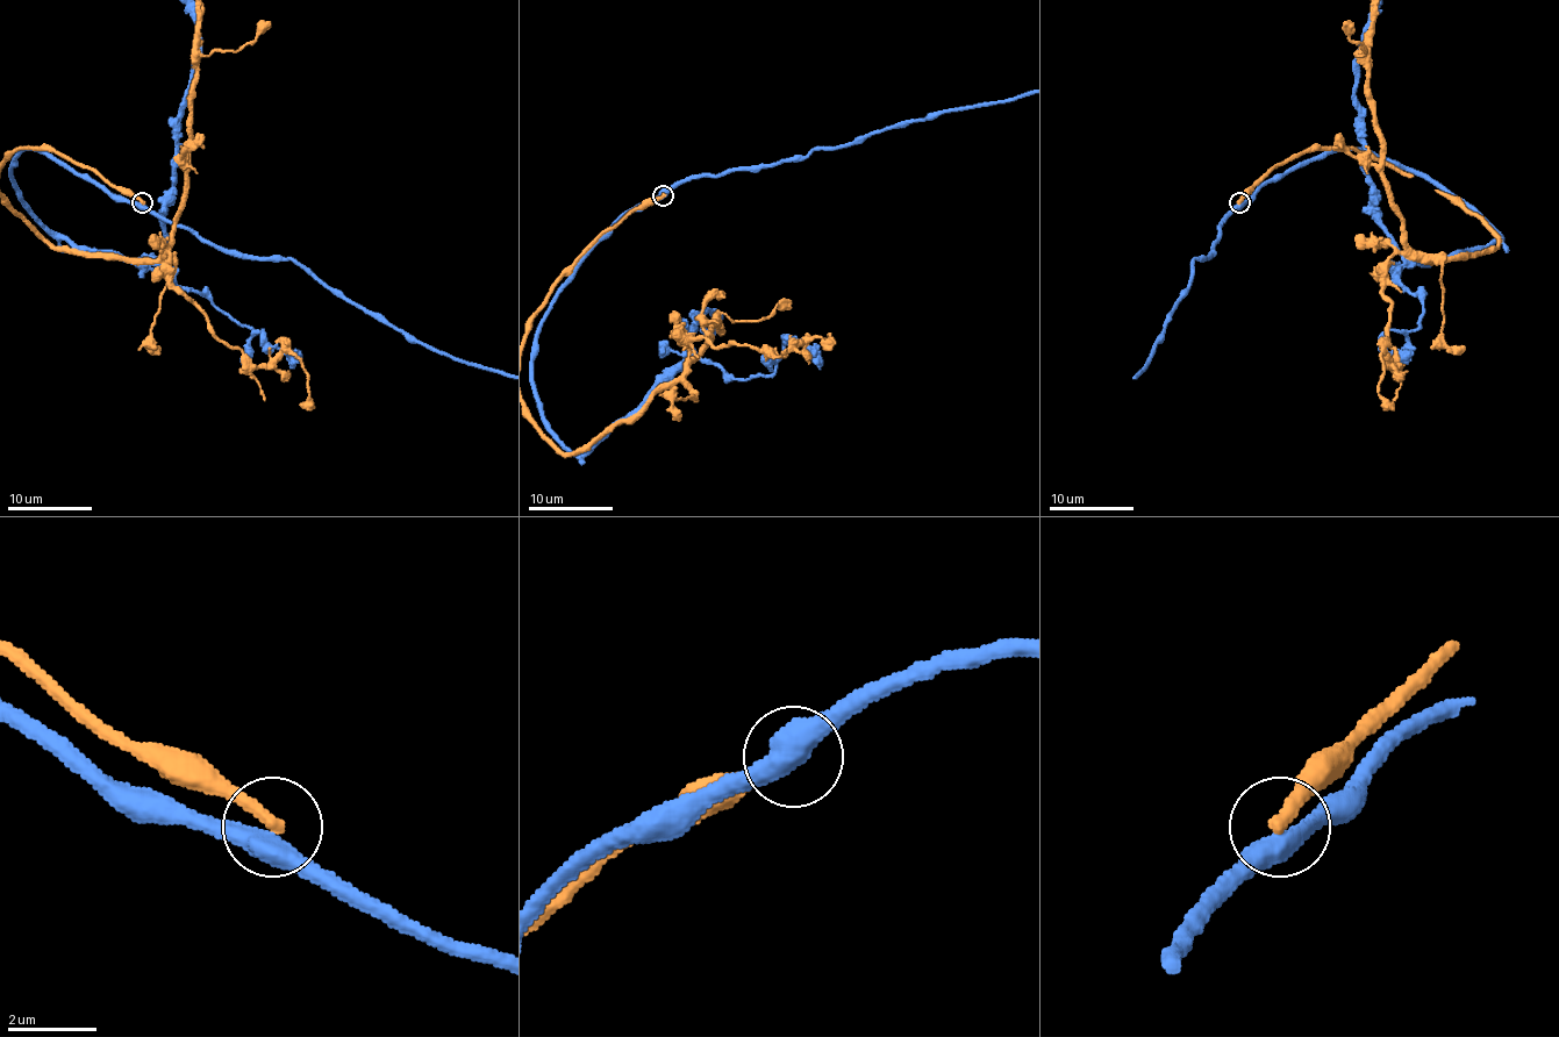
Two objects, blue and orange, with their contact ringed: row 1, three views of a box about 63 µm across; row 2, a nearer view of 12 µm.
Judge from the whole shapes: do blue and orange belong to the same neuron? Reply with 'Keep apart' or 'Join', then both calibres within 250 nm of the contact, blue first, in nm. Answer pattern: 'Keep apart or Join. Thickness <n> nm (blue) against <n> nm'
Keep apart. Thickness 500 nm (blue) against 320 nm

